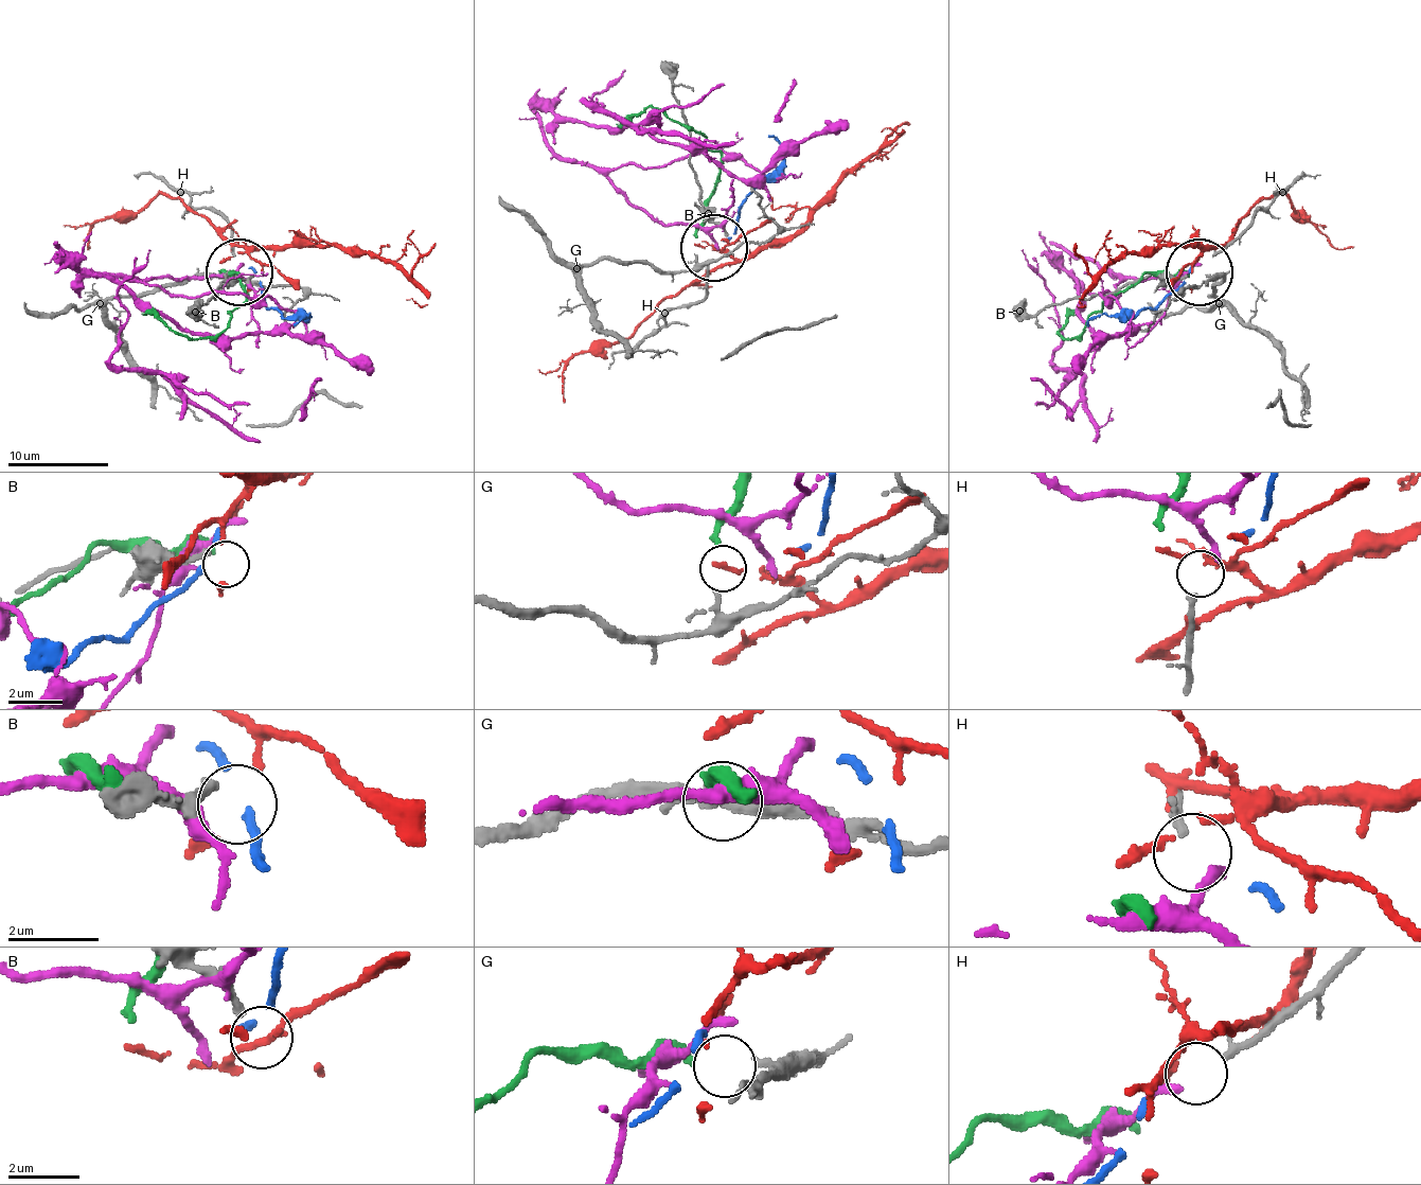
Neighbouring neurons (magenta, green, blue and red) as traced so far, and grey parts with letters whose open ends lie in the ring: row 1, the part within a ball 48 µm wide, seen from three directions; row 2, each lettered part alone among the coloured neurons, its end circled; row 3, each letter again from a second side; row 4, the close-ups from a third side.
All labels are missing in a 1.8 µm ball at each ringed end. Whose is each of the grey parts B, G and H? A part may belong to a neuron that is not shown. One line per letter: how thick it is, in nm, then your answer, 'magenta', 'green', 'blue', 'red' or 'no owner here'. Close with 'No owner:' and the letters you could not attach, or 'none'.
B: 200 nm thick; no owner here
G: 140 nm thick; green
H: 220 nm thick; magenta
No owner: B

